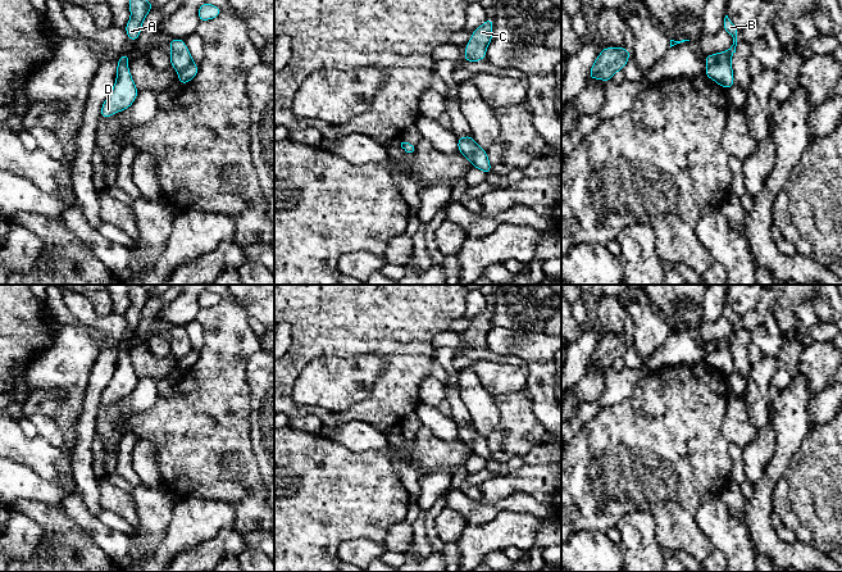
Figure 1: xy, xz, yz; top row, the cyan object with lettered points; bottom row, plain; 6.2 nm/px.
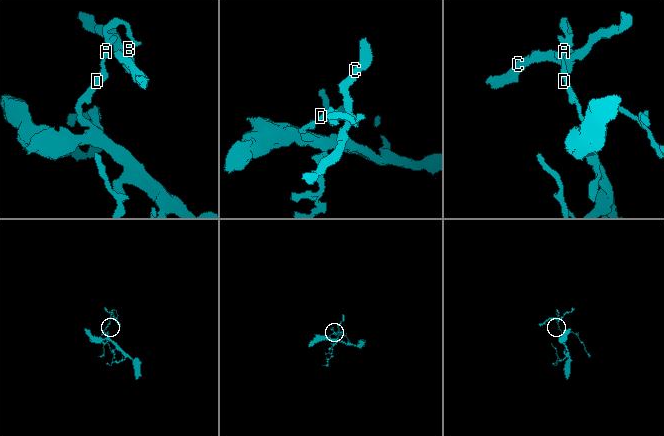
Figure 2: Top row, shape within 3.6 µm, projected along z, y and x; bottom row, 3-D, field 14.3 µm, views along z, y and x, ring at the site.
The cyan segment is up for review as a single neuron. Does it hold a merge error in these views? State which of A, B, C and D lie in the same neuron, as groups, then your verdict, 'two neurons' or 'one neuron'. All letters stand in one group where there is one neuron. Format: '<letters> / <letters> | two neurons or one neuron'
A B D / C | two neurons

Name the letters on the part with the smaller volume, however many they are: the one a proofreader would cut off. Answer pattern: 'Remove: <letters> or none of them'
Remove: C

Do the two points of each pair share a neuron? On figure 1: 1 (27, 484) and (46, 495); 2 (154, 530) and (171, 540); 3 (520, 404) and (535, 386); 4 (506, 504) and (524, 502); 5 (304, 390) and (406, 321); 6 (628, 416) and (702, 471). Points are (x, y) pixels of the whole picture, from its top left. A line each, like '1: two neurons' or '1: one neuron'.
1: one neuron
2: two neurons
3: two neurons
4: one neuron
5: two neurons
6: one neuron

